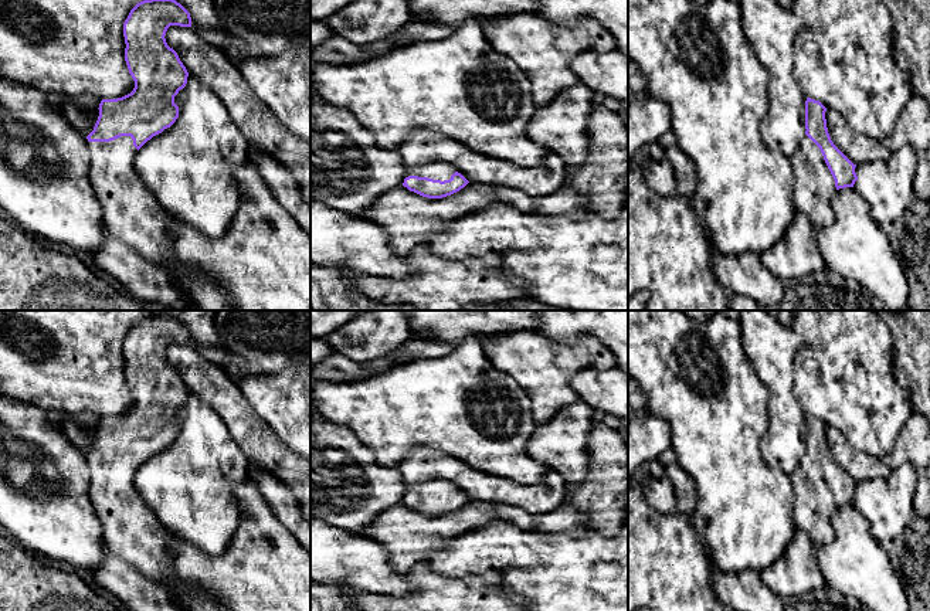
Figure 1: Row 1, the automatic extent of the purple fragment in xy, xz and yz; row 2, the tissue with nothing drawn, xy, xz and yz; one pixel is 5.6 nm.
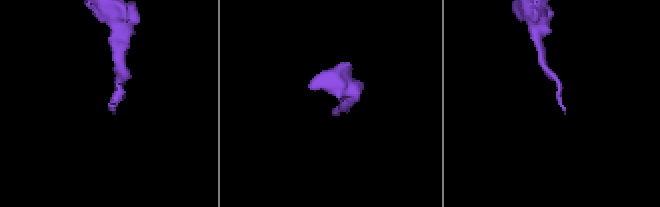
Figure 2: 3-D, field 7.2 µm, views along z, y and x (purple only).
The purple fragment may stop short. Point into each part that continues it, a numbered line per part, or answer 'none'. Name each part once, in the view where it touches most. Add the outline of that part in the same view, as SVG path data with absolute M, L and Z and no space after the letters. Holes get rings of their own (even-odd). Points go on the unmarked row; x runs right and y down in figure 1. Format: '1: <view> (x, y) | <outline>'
1: xy (131, 530) | M130 454L111 459L88 459L91 469L89 498L101 522L105 549L136 568L142 576L167 588L173 576L173 554L167 550L169 532L135 488L138 466Z

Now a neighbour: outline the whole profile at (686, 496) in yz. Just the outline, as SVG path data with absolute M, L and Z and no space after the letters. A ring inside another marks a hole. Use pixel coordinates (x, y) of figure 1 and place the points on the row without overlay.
M676 462L666 465L665 472L676 493L678 512L690 517L698 502L698 492L692 478Z

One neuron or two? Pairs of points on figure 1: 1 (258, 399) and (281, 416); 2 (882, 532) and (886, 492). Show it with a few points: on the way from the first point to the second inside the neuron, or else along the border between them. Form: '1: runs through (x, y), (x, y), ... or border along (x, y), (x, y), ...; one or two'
1: runs through (264, 399), (275, 410); one
2: runs through (886, 522), (886, 502); one

